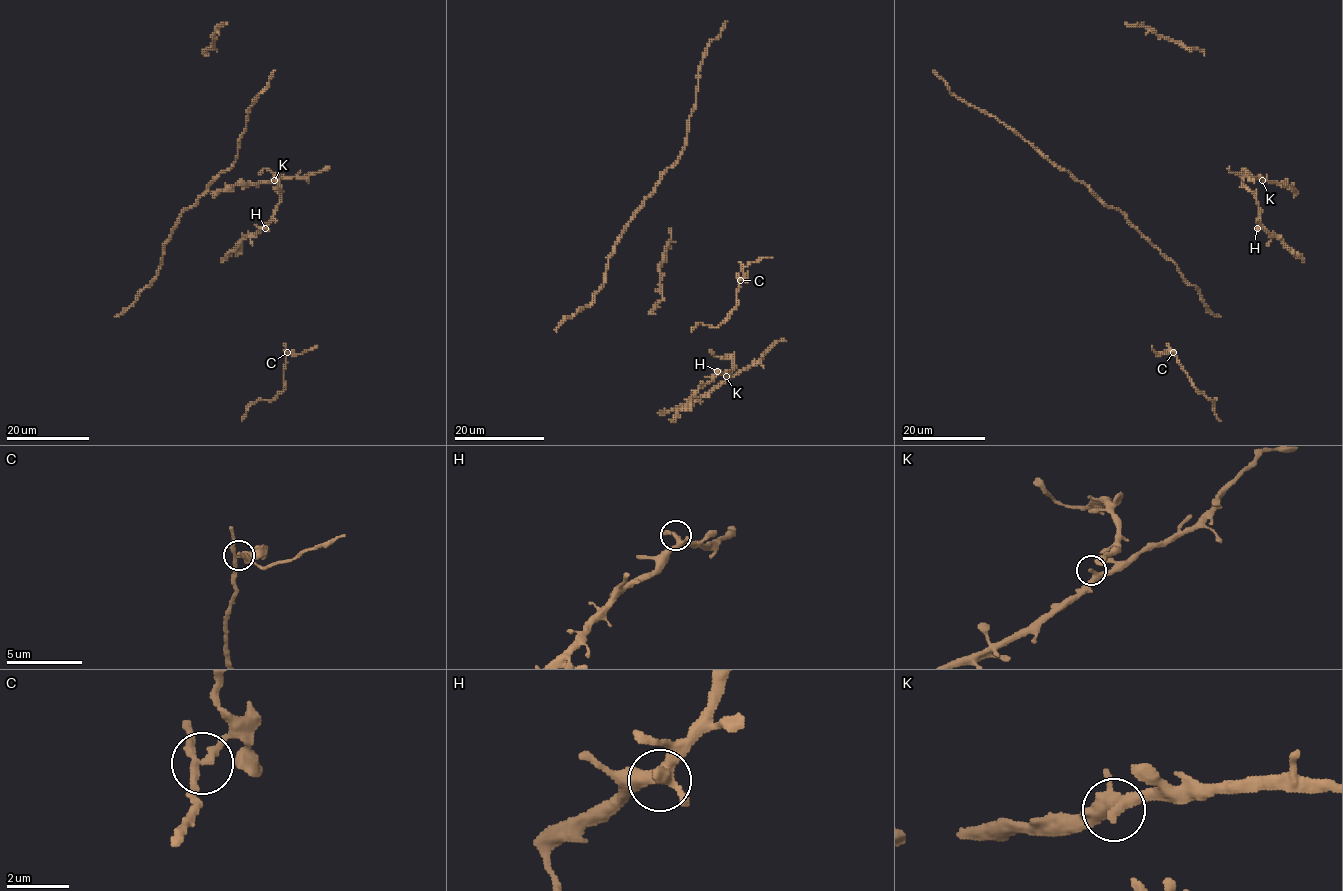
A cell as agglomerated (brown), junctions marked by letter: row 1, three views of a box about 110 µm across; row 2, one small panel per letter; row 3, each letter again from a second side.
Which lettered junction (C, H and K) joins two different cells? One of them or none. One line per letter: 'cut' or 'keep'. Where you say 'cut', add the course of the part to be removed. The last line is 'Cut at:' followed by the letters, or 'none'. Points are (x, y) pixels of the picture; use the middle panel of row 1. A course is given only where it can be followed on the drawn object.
C: cut | (740, 281), (744, 276), (743, 268), (747, 265), (762, 258), (772, 258)
H: keep
K: keep
Cut at: C

